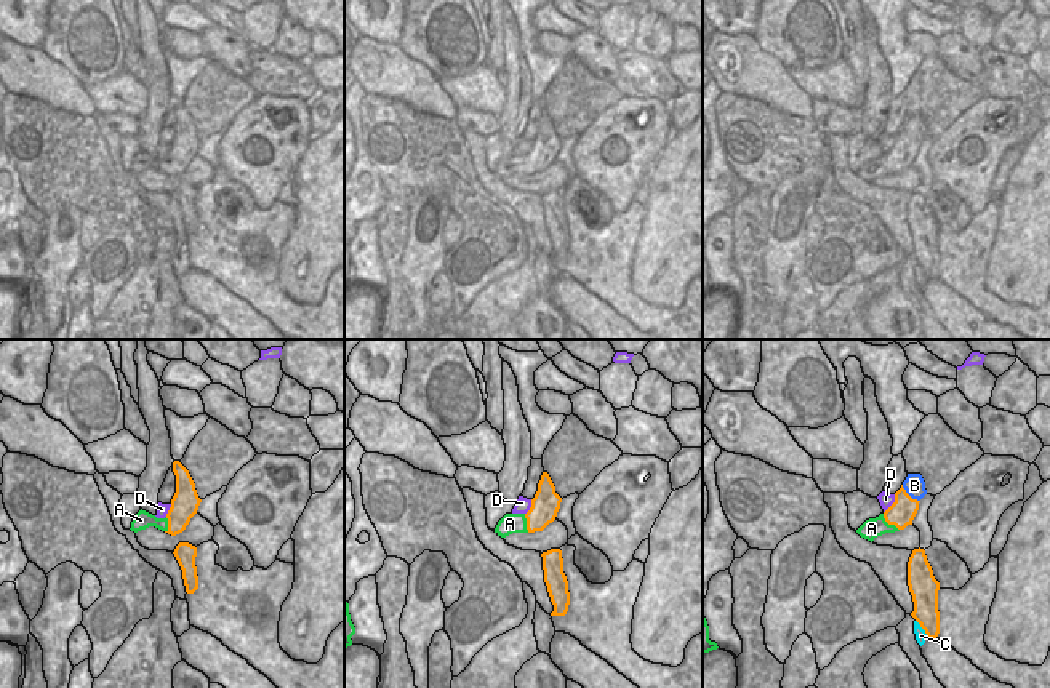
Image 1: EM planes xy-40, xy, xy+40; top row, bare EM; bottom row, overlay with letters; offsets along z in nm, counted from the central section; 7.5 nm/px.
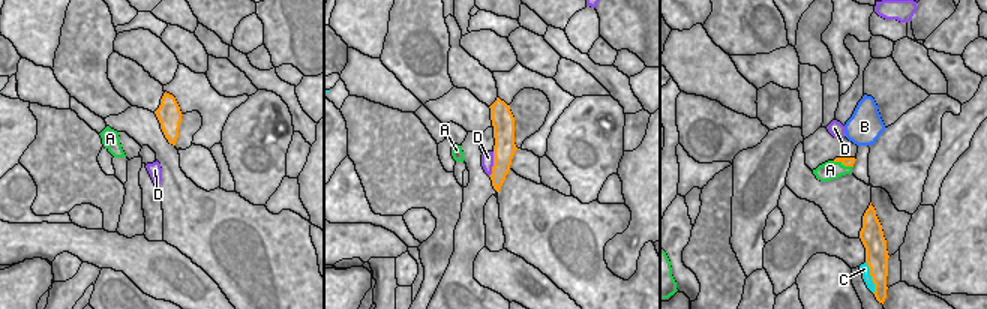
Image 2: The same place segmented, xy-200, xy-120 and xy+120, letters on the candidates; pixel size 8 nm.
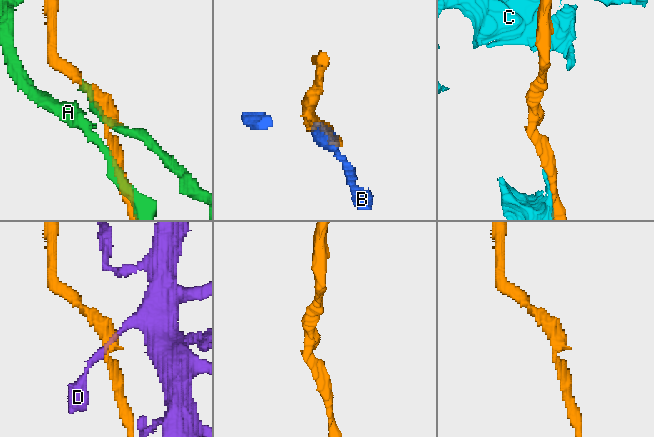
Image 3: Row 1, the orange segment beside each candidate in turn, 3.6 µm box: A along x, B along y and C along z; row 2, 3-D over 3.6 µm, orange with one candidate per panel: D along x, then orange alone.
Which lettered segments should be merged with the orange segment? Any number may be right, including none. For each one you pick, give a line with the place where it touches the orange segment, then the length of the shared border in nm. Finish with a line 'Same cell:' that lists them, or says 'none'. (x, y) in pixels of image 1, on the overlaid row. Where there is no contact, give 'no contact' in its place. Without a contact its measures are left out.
Same cell: none

